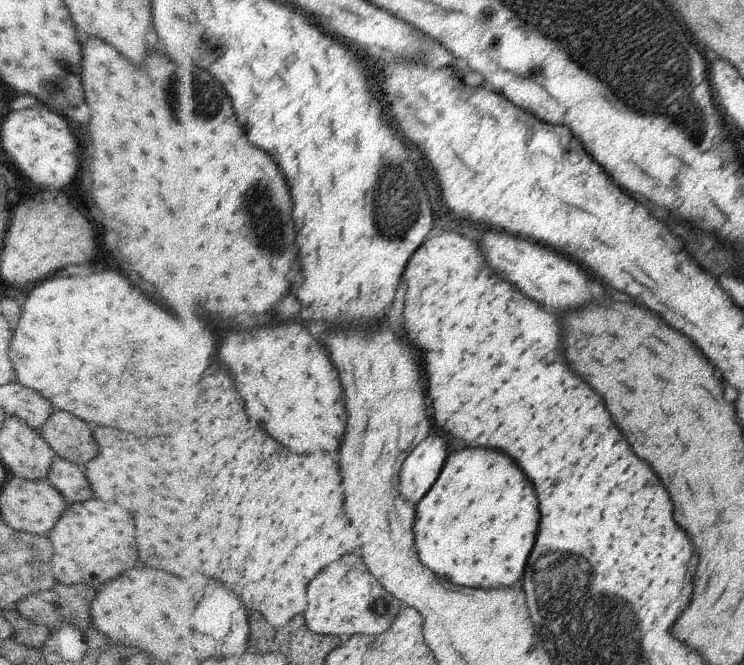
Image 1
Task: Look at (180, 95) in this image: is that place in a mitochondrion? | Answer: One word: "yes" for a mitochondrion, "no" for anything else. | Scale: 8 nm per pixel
yes

